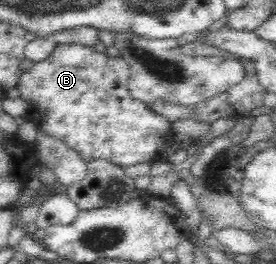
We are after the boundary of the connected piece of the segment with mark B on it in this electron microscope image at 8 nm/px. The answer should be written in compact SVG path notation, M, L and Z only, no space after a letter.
M70 44L57 46L47 60L34 63L20 76L18 85L20 98L27 102L27 118L33 118L51 136L62 140L77 151L86 162L104 160L124 168L139 162L149 162L161 144L170 144L171 125L140 100L135 100L128 89L129 65L121 57L109 57L90 46Z

